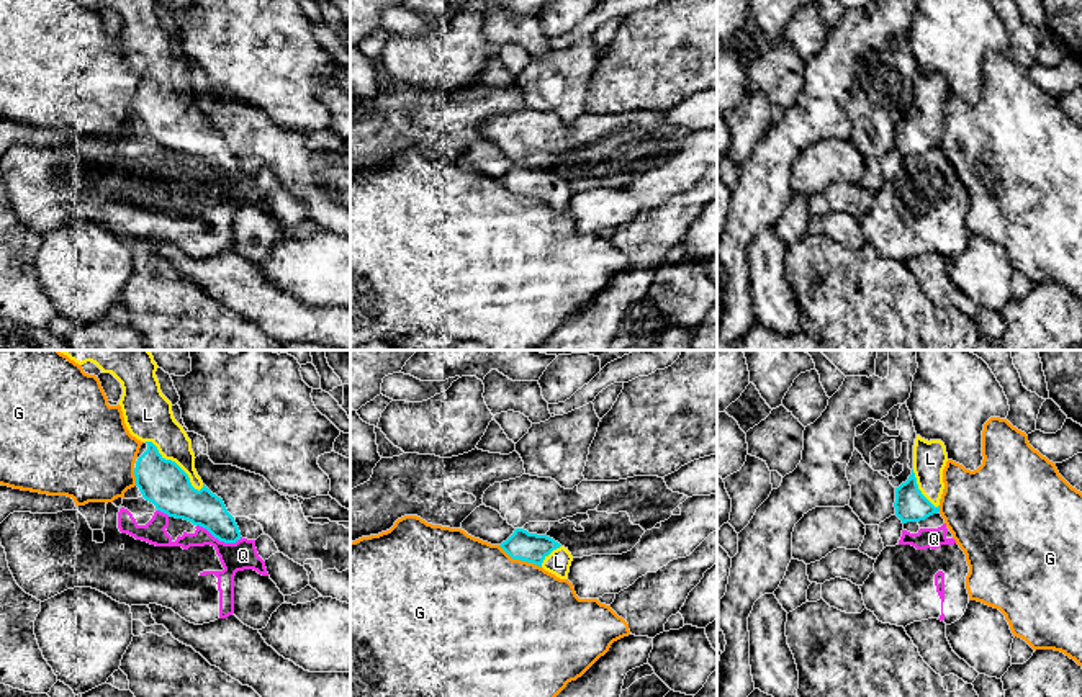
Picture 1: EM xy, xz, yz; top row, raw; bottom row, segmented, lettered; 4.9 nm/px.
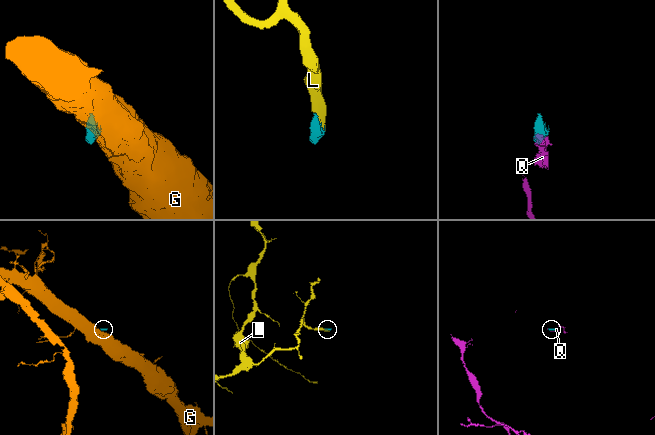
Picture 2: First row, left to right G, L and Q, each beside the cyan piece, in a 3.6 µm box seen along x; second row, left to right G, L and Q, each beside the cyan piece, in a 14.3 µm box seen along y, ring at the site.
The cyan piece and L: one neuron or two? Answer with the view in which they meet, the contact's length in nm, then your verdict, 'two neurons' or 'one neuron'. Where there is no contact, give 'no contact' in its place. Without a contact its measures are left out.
xy | 360 nm | one neuron

